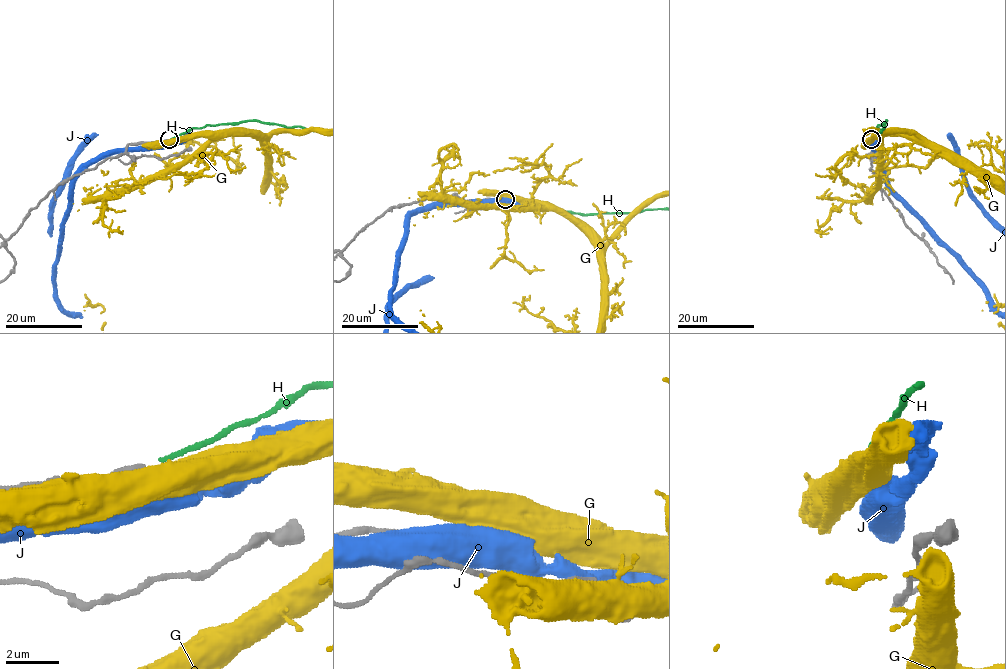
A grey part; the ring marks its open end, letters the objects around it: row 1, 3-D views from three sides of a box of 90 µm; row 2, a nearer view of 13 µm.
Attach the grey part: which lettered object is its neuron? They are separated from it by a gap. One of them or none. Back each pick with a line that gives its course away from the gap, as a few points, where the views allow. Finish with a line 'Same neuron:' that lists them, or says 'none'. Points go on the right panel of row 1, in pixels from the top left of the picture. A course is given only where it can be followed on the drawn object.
Same neuron: H

